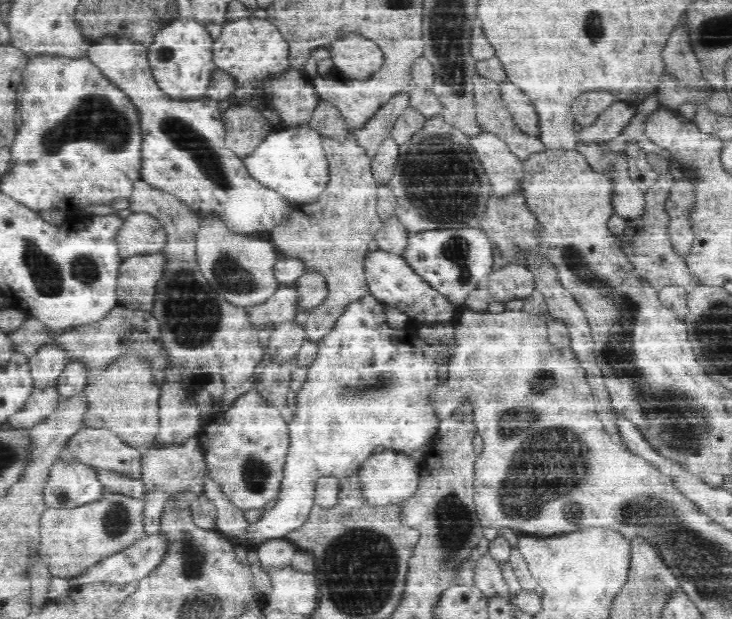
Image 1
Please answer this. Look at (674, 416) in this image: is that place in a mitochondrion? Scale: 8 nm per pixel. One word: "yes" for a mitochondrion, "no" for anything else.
yes

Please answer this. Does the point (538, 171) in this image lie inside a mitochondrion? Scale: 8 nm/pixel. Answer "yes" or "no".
no

